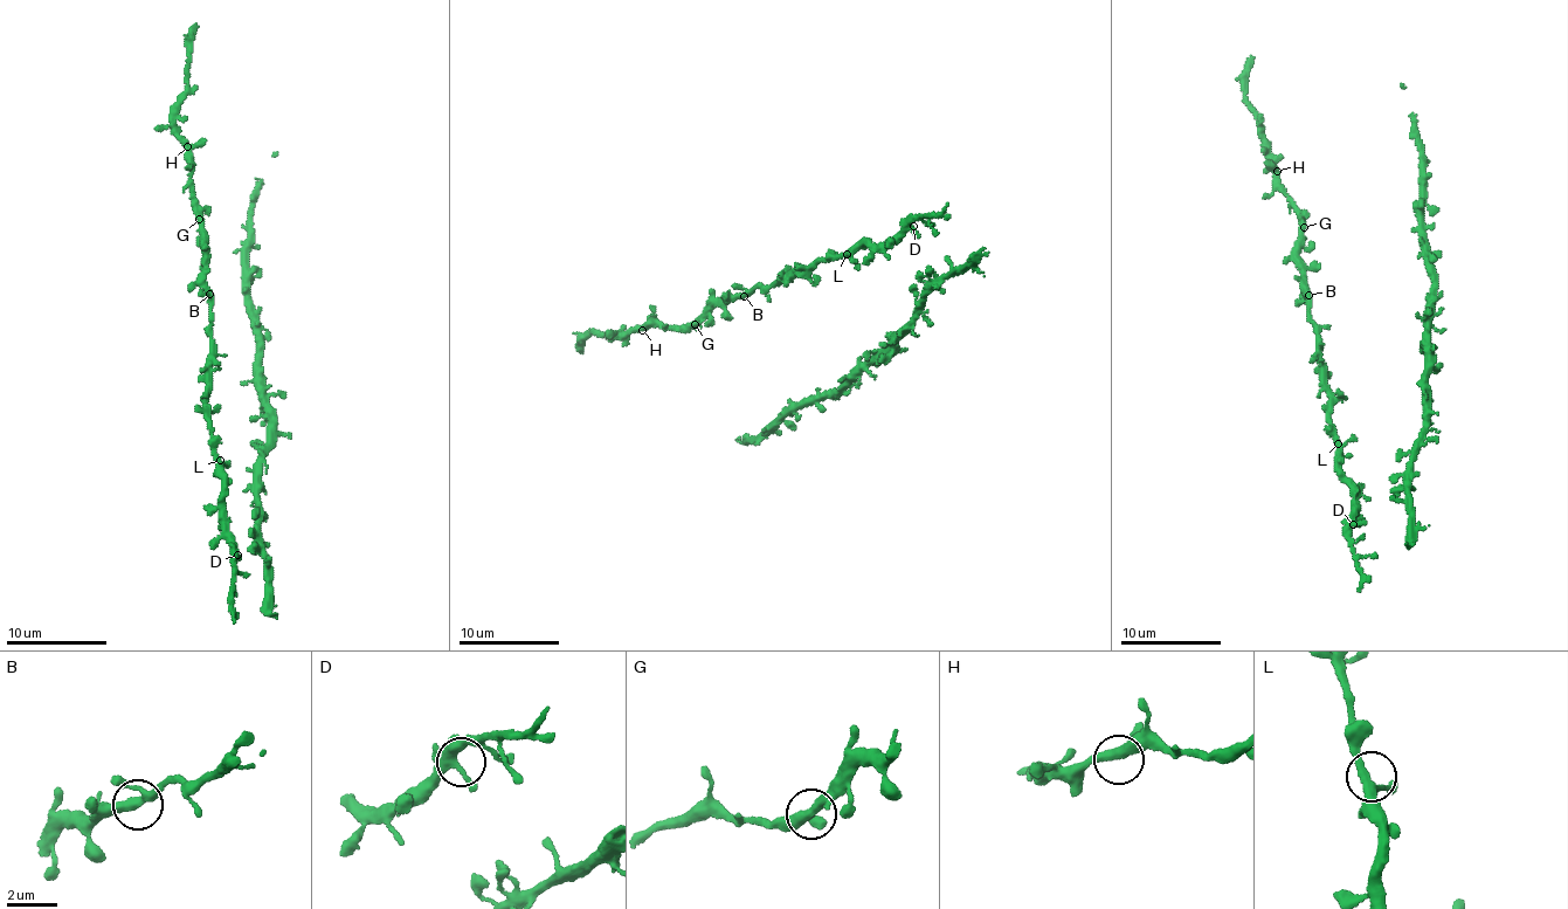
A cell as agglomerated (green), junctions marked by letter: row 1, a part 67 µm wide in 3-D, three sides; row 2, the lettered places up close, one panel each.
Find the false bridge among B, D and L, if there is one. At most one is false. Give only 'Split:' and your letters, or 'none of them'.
Split: none of them

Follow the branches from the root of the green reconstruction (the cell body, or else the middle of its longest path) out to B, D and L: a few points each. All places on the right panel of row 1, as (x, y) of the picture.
B: (1354, 496), (1339, 472), (1331, 391), (1319, 325), (1310, 319), (1310, 294)
D: (1354, 496), (1353, 524)
L: (1354, 496), (1349, 480), (1339, 472), (1338, 443)

